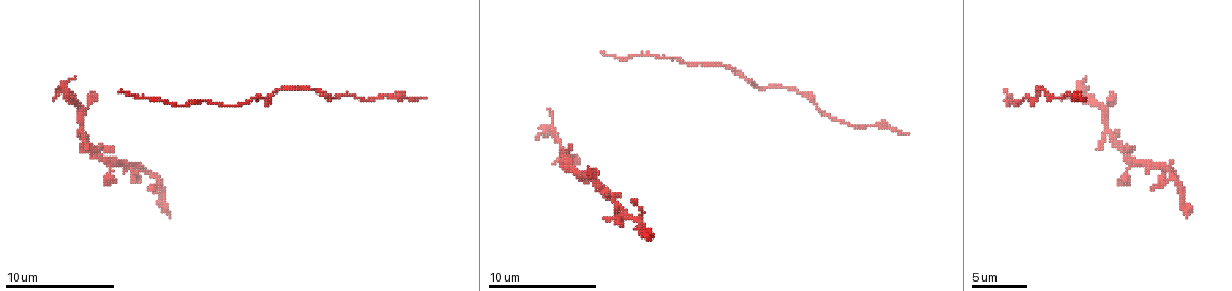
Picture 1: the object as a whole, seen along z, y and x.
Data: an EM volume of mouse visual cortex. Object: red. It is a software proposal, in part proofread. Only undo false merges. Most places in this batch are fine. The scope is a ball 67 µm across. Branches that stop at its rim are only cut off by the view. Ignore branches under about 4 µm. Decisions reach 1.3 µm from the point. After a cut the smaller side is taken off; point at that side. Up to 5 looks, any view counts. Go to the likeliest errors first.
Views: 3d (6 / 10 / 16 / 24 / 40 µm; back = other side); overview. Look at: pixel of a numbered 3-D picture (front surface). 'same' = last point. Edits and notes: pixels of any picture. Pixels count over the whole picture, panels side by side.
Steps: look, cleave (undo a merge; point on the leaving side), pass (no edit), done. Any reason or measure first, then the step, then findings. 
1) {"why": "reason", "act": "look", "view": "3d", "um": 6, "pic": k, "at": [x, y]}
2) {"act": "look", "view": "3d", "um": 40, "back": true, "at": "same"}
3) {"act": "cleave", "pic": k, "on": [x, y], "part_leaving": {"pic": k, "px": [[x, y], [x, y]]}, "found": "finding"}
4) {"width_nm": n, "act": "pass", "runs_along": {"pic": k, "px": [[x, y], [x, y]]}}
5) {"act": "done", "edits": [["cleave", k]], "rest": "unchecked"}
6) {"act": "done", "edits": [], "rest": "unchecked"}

{"why": "thin neck", "act": "look", "view": "3d", "um": 16, "pic": 1, "at": [278, 90]}

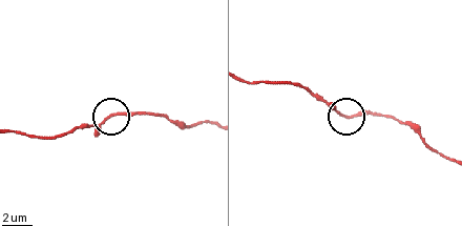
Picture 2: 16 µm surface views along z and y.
{"act": "pass", "found": "all the same neuron"}

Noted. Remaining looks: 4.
{"why": "side arm on a straight run", "act": "look", "view": "3d", "um": 10, "pic": 1, "at": [633, 217]}

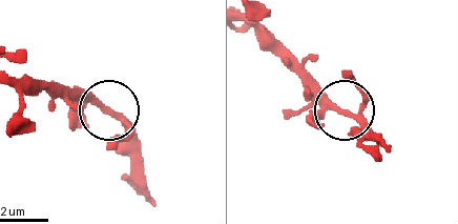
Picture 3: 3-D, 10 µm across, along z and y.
{"arms": 3, "act": "pass", "found": "all the same neuron"}

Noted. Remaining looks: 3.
{"why": "thick turns thin", "act": "look", "view": "3d", "um": 10, "pic": 1, "at": [816, 107]}

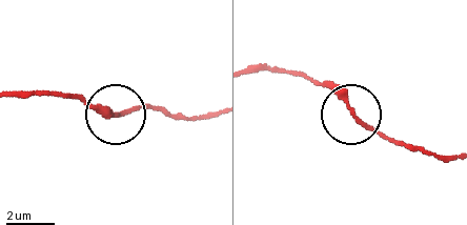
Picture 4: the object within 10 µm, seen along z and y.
{"act": "pass", "runs_along": {"pic": 4, "px": [[20, 96], [68, 96], [117, 115], [162, 108]]}, "found": "one neuron here"}

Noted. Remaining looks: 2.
{"act": "done", "edits": [], "rest": "unchecked"}

